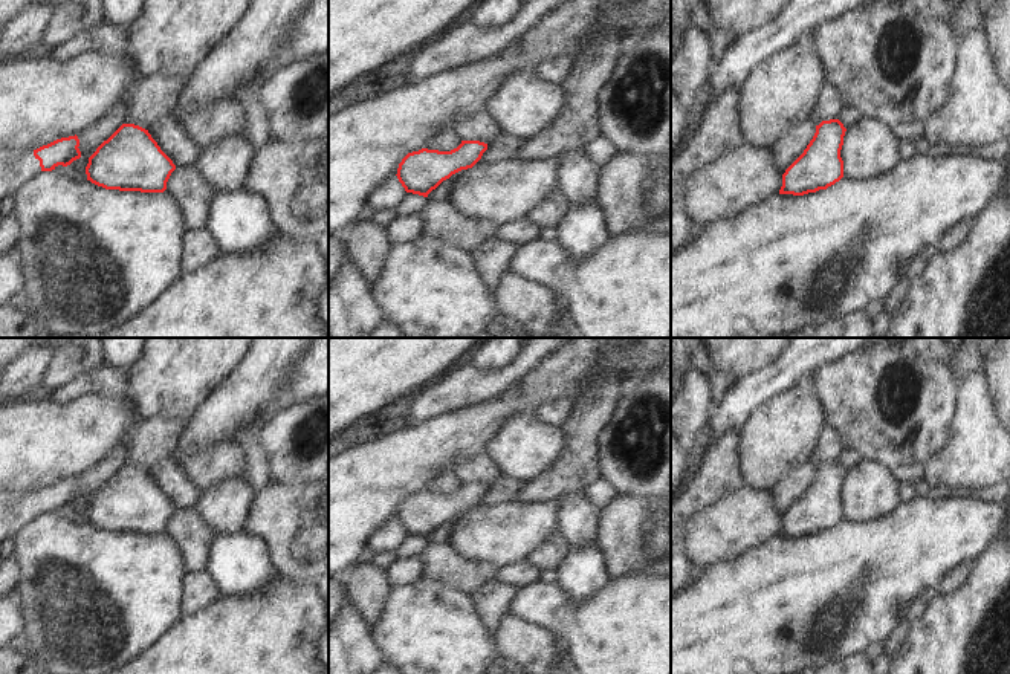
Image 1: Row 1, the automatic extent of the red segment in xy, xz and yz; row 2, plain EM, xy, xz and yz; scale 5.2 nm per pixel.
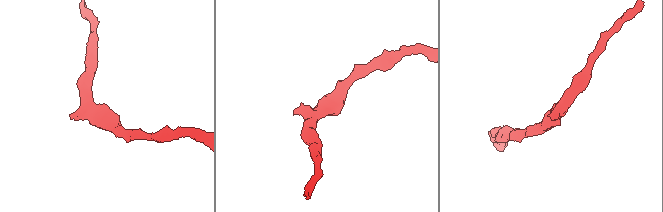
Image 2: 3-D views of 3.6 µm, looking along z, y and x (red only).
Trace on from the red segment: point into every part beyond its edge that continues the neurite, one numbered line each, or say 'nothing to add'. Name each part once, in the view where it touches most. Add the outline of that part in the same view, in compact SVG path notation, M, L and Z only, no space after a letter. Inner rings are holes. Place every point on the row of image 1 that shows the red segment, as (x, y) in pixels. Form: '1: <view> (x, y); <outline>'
1: xy (16, 168); M34 150L0 151L0 200L14 196L26 182L41 173Z

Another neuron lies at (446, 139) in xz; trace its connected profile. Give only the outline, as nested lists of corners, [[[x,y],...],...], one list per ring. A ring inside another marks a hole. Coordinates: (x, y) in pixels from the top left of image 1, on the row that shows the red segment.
[[[442,128],[435,136],[432,136],[426,148],[428,150],[439,150],[439,151],[451,151],[461,144],[460,136],[451,128]]]

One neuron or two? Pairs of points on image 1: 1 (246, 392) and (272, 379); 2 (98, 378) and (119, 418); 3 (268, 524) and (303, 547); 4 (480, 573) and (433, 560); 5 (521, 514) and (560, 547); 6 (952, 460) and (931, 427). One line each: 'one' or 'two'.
1: one
2: two
3: one
4: one
5: two
6: two

